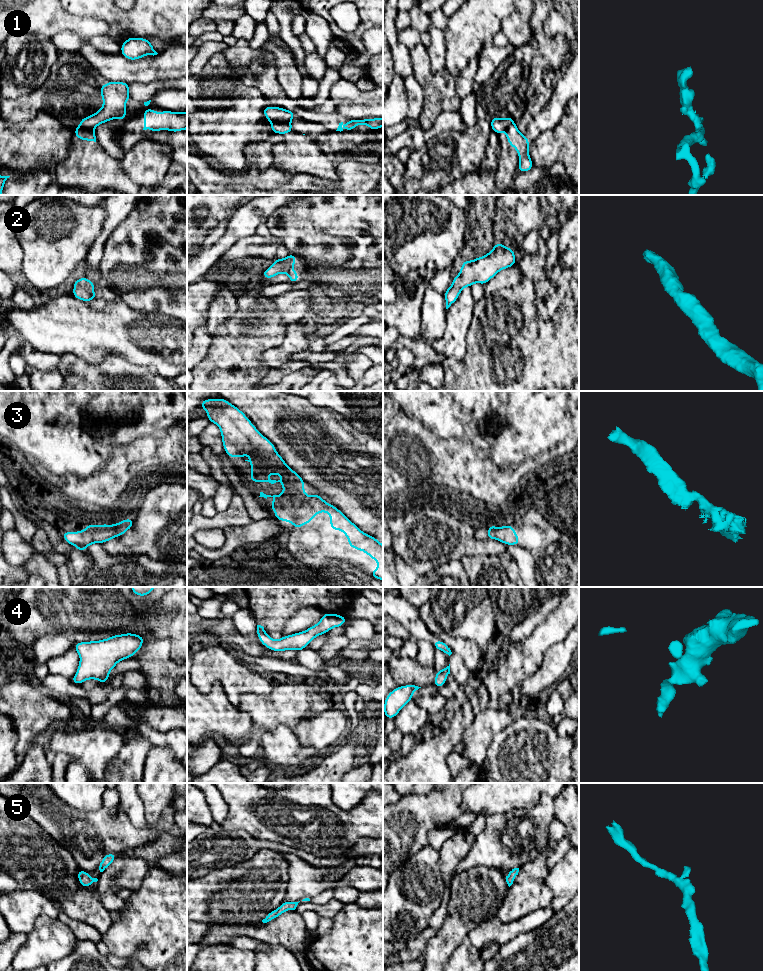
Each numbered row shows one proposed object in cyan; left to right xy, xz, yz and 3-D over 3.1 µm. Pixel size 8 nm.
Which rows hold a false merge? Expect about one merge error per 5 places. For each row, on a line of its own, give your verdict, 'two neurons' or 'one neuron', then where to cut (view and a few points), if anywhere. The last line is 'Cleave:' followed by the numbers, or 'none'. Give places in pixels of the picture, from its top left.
1: two neurons | xz (271, 121), (290, 125)
2: one neuron | no cut
3: one neuron | no cut
4: one neuron | no cut
5: one neuron | no cut
Cleave: 1

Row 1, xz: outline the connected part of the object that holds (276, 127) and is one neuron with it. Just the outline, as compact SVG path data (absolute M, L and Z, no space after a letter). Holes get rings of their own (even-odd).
M271 122L271 133L278 133L278 134L287 134L289 132L293 132L293 128L291 125L280 124L277 122Z

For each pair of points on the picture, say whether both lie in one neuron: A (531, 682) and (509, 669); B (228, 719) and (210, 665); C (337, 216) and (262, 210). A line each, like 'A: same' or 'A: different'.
A: different
B: different
C: different

